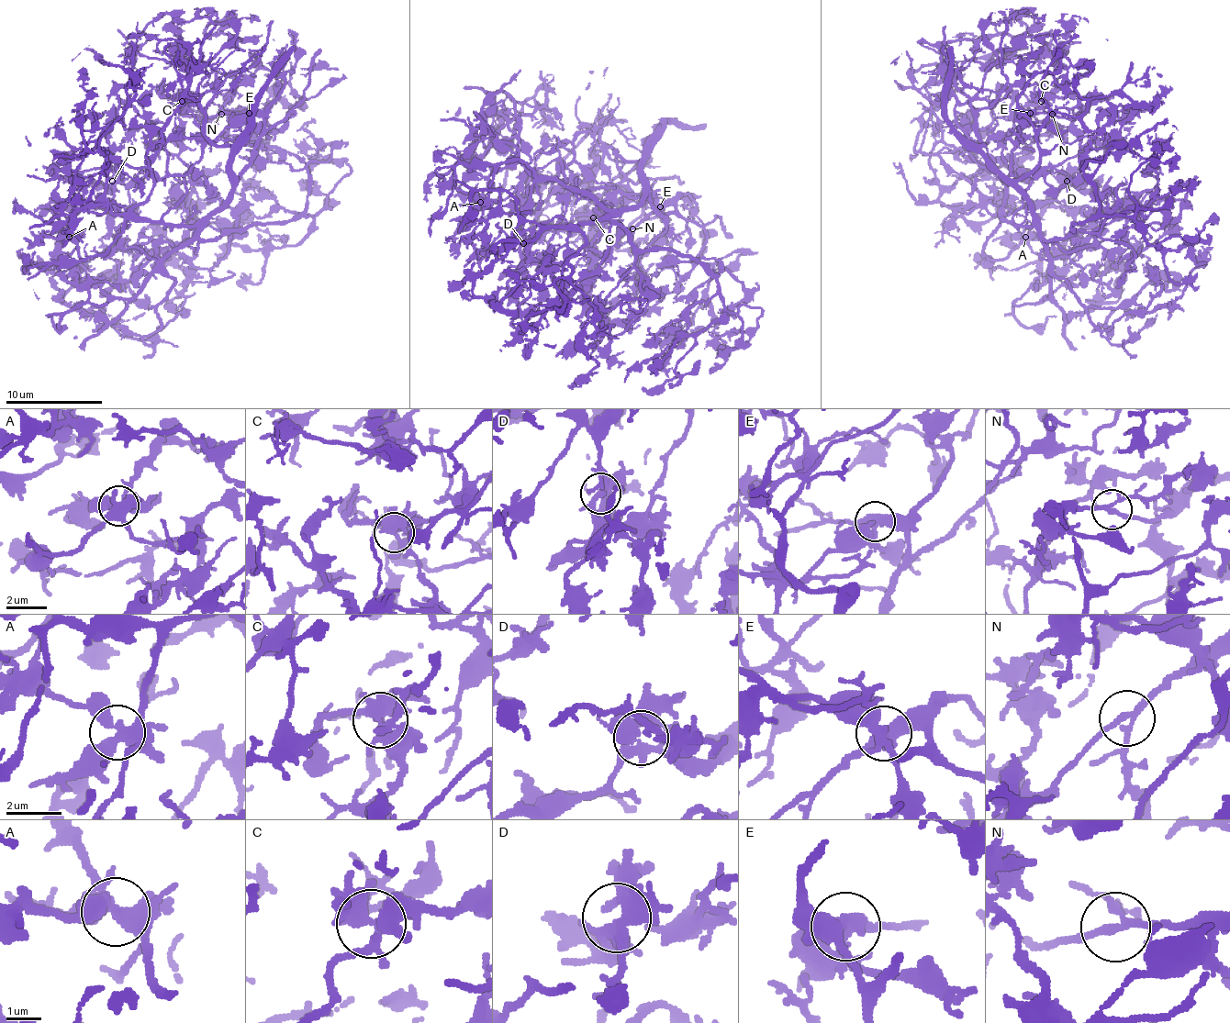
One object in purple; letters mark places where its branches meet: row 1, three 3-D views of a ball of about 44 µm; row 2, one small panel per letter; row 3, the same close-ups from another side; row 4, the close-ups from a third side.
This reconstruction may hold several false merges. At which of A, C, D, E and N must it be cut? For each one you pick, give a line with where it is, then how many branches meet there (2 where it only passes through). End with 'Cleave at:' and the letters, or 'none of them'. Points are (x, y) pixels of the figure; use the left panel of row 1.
E: place (249, 113); branches 6
Cleave at: E

